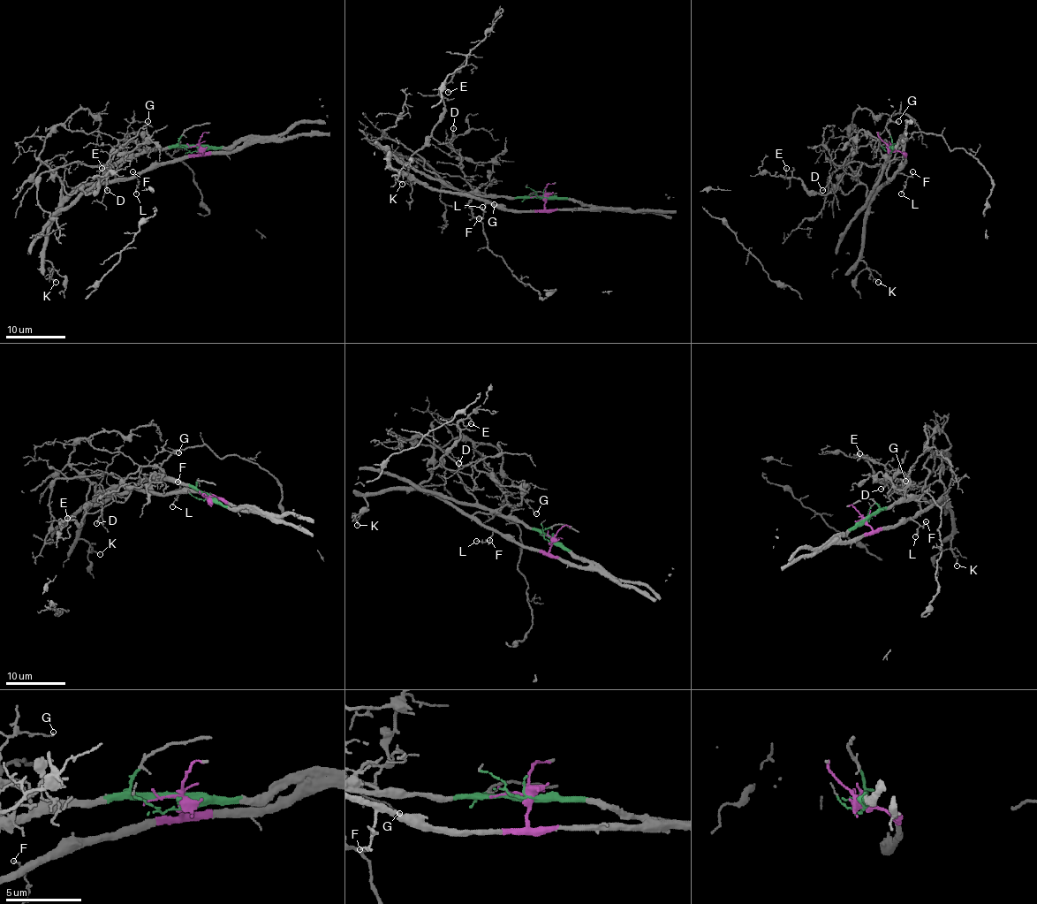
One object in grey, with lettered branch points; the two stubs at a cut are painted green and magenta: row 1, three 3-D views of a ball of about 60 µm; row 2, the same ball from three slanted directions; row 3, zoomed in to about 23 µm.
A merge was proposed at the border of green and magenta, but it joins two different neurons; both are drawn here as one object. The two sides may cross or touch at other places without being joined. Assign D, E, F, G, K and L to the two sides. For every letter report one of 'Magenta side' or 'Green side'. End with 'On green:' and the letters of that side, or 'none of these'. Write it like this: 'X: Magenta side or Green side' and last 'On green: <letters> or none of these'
D: Green side
E: Magenta side
F: Magenta side
G: Green side
K: Magenta side
L: Magenta side
On green: D, G

